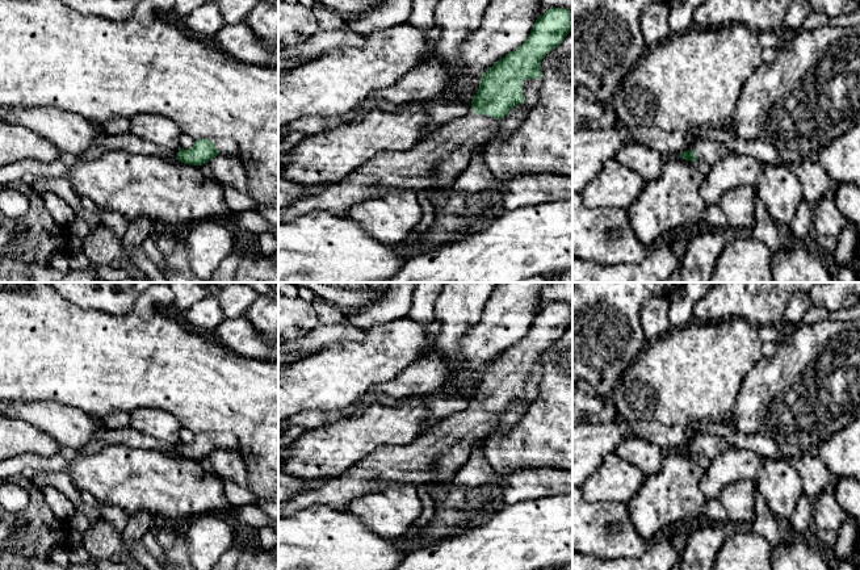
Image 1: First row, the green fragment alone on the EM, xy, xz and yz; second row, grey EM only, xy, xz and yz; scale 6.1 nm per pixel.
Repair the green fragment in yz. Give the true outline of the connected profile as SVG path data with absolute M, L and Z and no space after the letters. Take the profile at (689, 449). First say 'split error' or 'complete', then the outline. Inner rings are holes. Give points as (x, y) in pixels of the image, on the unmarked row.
split error | M700 433L691 444L684 445L679 450L693 457L696 454L704 454L712 461L730 448L733 448L731 444L722 436Z

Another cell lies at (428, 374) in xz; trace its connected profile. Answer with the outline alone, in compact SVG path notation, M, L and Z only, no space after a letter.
M431 351L424 359L406 368L390 382L377 385L360 395L356 403L345 407L341 419L362 415L372 405L378 403L382 394L395 399L432 394L444 387L448 376L446 360L439 352Z

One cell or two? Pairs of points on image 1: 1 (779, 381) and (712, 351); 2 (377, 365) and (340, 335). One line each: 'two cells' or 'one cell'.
1: two cells
2: two cells

